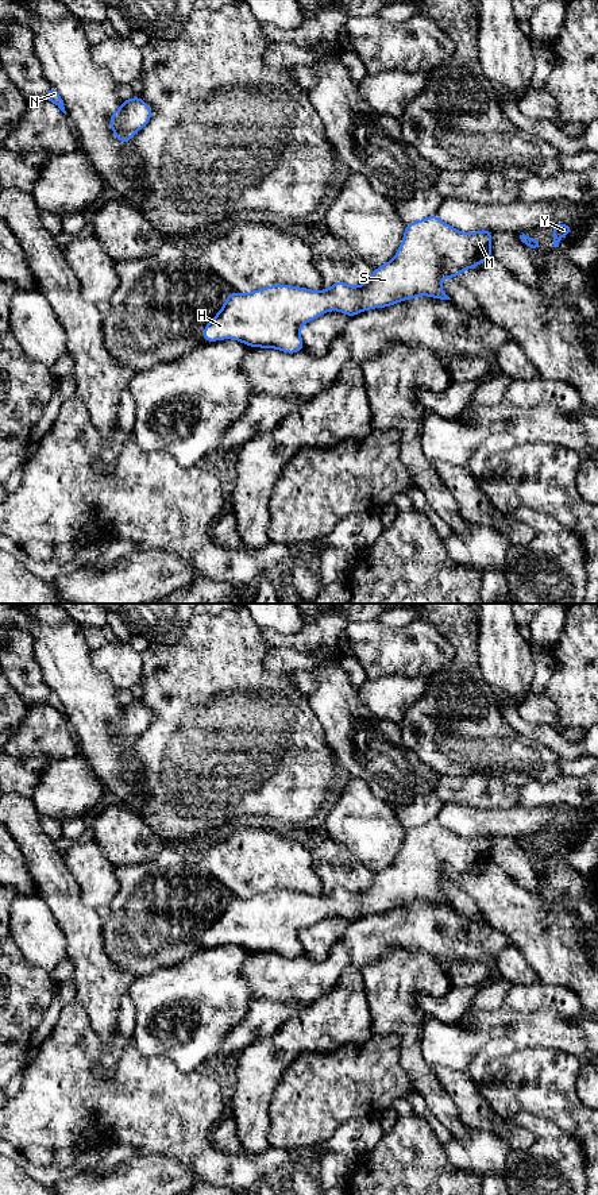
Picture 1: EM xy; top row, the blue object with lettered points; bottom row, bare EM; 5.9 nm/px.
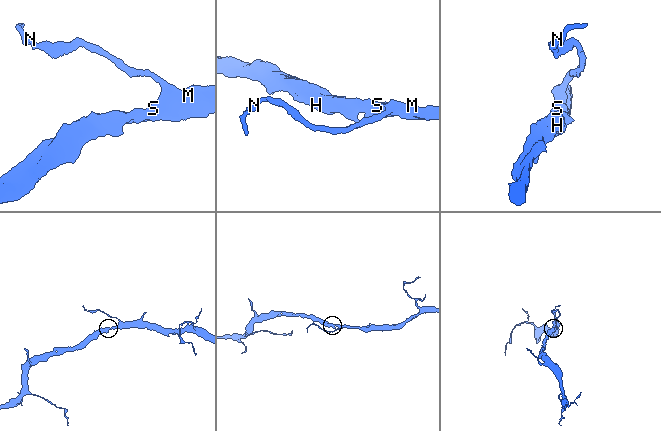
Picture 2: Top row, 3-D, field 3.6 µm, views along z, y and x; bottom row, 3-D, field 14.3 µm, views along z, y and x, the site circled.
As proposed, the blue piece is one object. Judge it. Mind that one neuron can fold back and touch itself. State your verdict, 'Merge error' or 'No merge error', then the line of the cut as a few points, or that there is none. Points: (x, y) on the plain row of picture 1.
No merge error. No split

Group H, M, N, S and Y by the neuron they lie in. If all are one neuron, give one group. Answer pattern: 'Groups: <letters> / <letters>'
Groups: H M N S Y

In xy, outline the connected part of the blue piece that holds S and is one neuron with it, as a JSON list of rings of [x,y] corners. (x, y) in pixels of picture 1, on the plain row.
[[[437,820],[405,830],[402,849],[397,860],[377,872],[362,890],[352,893],[342,886],[328,895],[309,895],[290,890],[271,890],[248,899],[232,897],[220,917],[207,929],[202,944],[235,944],[250,952],[278,953],[288,959],[304,955],[301,930],[328,915],[339,915],[350,922],[362,915],[385,913],[418,901],[451,905],[441,895],[441,884],[448,880],[456,884],[460,876],[468,875],[493,861],[491,834],[464,839],[443,828]]]

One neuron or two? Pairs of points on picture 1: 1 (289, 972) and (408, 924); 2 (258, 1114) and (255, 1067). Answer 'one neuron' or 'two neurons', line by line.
1: one neuron
2: one neuron

